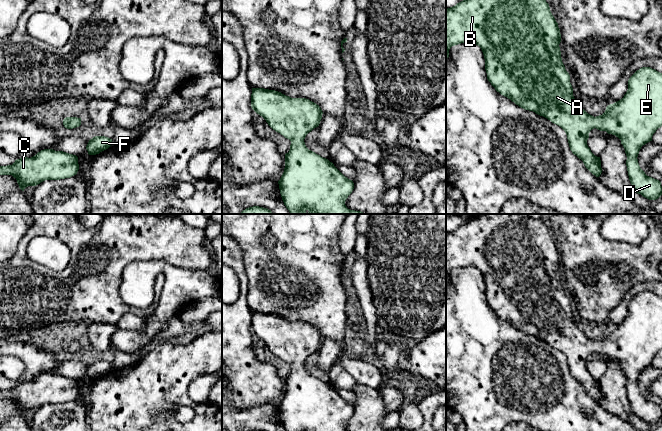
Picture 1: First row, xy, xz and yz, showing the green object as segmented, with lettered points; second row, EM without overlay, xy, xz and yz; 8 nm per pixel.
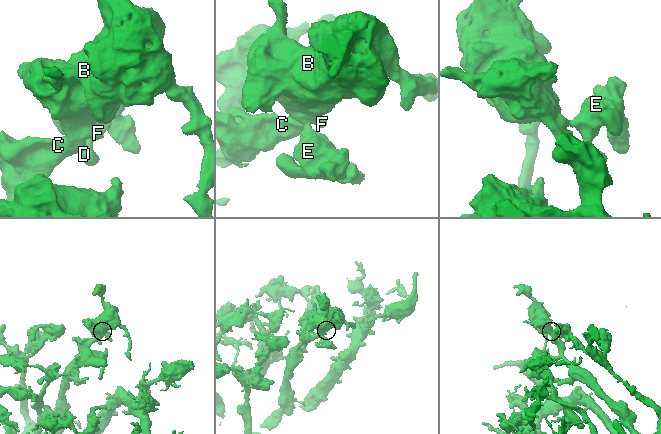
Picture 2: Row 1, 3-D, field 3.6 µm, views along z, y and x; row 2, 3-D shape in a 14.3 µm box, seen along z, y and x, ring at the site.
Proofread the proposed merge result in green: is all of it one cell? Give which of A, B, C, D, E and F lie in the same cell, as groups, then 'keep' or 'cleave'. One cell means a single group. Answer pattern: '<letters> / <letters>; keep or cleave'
A B C D E F; keep

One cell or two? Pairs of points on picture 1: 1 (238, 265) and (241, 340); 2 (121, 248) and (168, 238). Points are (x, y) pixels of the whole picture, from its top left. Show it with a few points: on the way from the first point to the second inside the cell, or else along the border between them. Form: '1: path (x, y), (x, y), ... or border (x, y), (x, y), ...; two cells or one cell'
1: path (243, 284), (241, 321); one cell
2: path (133, 238), (156, 238); one cell

